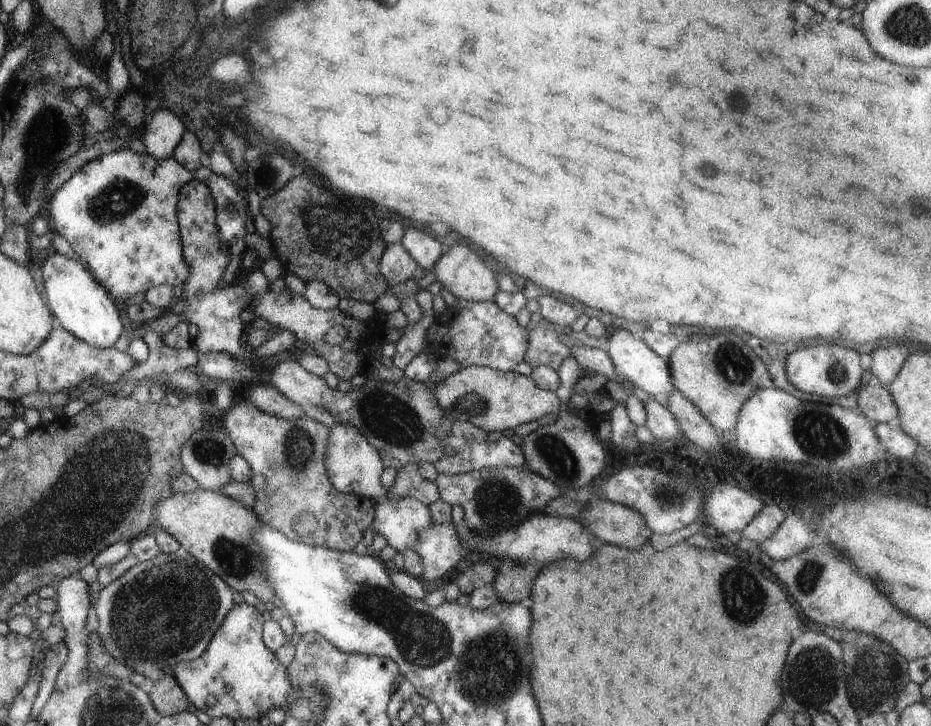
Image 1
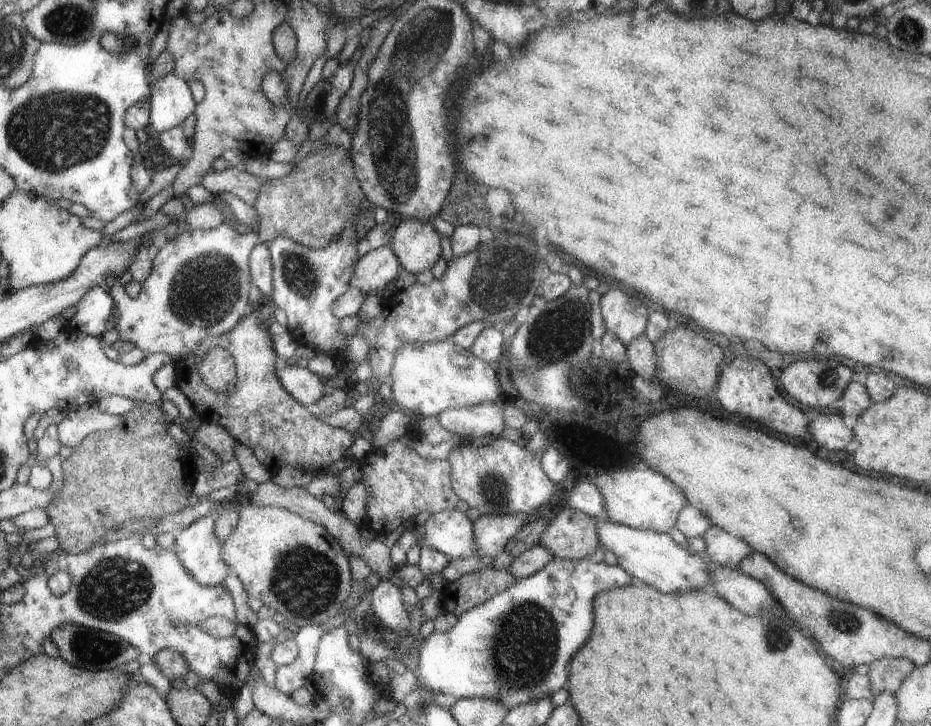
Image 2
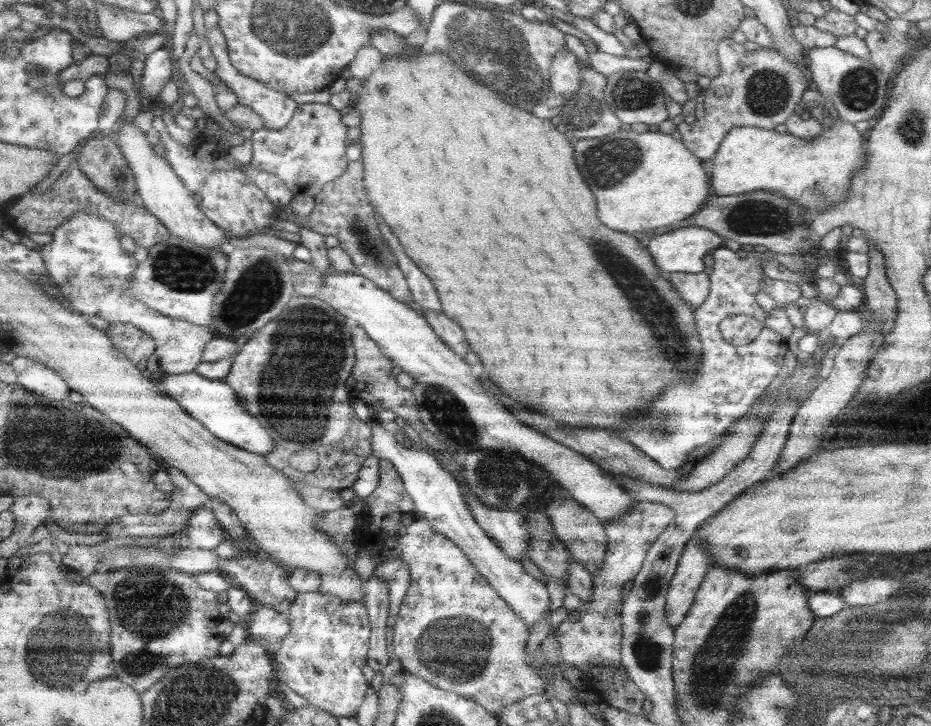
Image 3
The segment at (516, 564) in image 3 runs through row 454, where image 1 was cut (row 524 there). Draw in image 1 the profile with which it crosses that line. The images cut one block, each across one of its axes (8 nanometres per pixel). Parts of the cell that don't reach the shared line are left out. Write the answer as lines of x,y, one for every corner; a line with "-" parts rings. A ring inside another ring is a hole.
411,497
376,502
370,522
374,534
383,535
397,552
412,549
423,529
433,525
428,506

